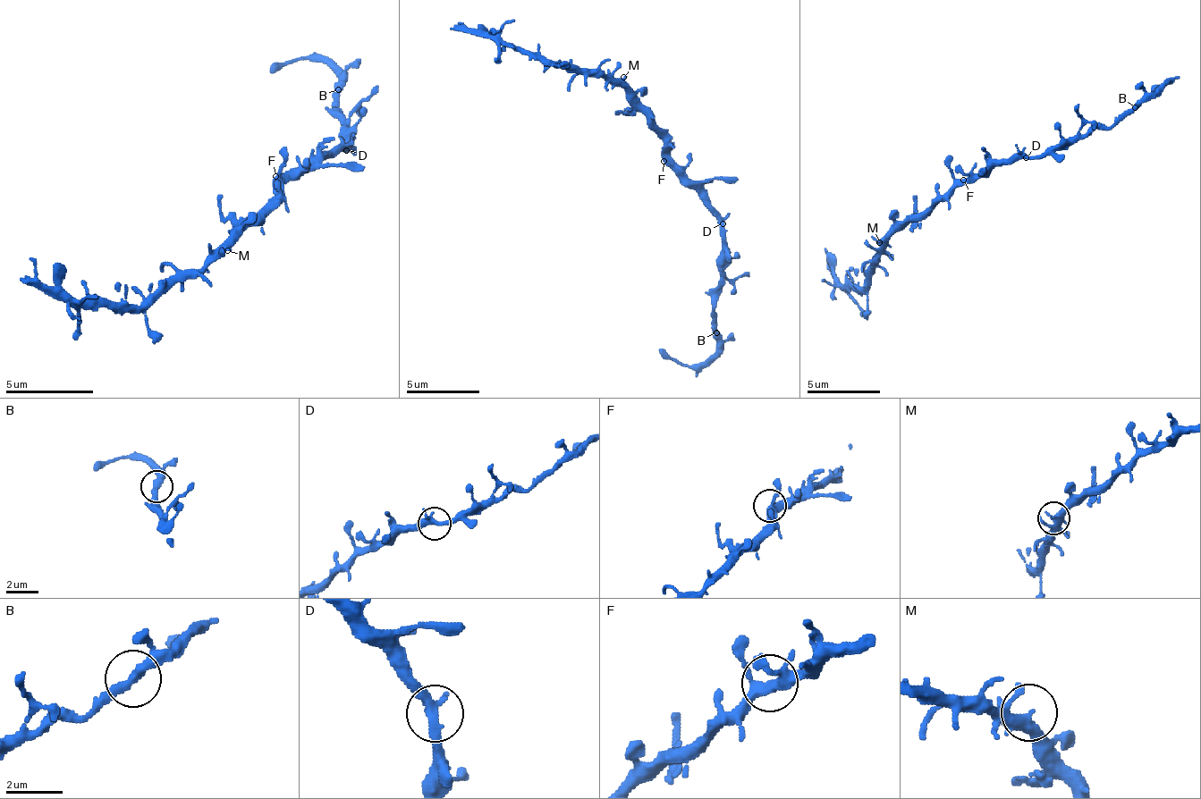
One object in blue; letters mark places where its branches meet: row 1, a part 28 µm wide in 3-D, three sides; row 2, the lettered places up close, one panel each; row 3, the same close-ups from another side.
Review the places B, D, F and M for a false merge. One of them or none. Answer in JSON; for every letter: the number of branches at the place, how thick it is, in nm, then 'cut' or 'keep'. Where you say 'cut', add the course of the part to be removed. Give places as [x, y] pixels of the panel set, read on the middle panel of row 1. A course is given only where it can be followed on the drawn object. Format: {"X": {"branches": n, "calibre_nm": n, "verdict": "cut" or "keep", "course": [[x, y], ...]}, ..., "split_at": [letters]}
{"B": {"branches": 2, "calibre_nm": 360, "verdict": "keep"}, "D": {"branches": 2, "calibre_nm": 360, "verdict": "keep"}, "F": {"branches": 3, "calibre_nm": 360, "verdict": "keep"}, "M": {"branches": 3, "calibre_nm": 320, "verdict": "keep"}, "split_at": []}

